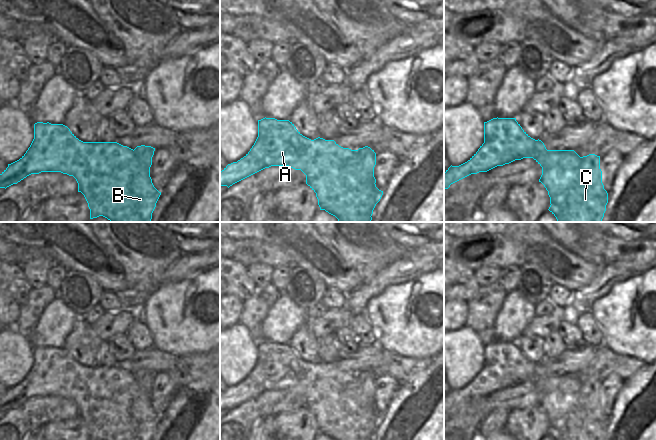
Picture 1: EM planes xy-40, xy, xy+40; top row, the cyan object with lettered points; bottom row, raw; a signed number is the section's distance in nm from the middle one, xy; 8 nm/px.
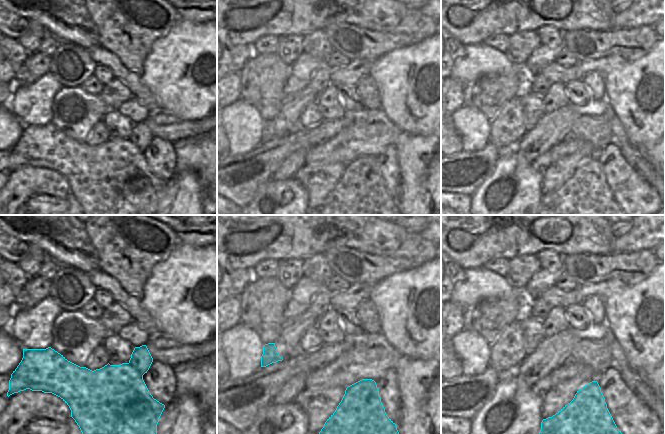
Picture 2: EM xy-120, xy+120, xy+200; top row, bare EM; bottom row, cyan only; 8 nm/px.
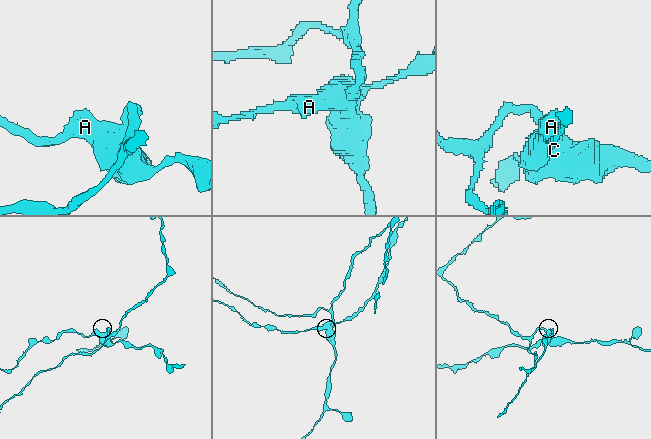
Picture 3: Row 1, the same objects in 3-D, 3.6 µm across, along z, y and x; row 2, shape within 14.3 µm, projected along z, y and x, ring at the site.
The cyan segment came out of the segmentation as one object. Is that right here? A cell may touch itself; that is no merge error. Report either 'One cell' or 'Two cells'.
Two cells

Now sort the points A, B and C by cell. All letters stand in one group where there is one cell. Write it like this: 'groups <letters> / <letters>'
groups A B / C

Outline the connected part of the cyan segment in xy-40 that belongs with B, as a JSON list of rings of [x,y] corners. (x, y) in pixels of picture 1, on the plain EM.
[[[37,346],[34,348],[34,363],[26,377],[17,385],[8,388],[0,398],[0,412],[17,408],[31,398],[61,396],[73,400],[90,433],[90,440],[152,440],[161,419],[153,409],[150,394],[139,385],[135,375],[117,366],[83,366],[63,348]]]

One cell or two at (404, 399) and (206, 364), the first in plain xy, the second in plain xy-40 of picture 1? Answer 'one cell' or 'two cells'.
two cells

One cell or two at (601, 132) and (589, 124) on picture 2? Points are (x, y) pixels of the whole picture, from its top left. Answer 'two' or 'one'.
one

